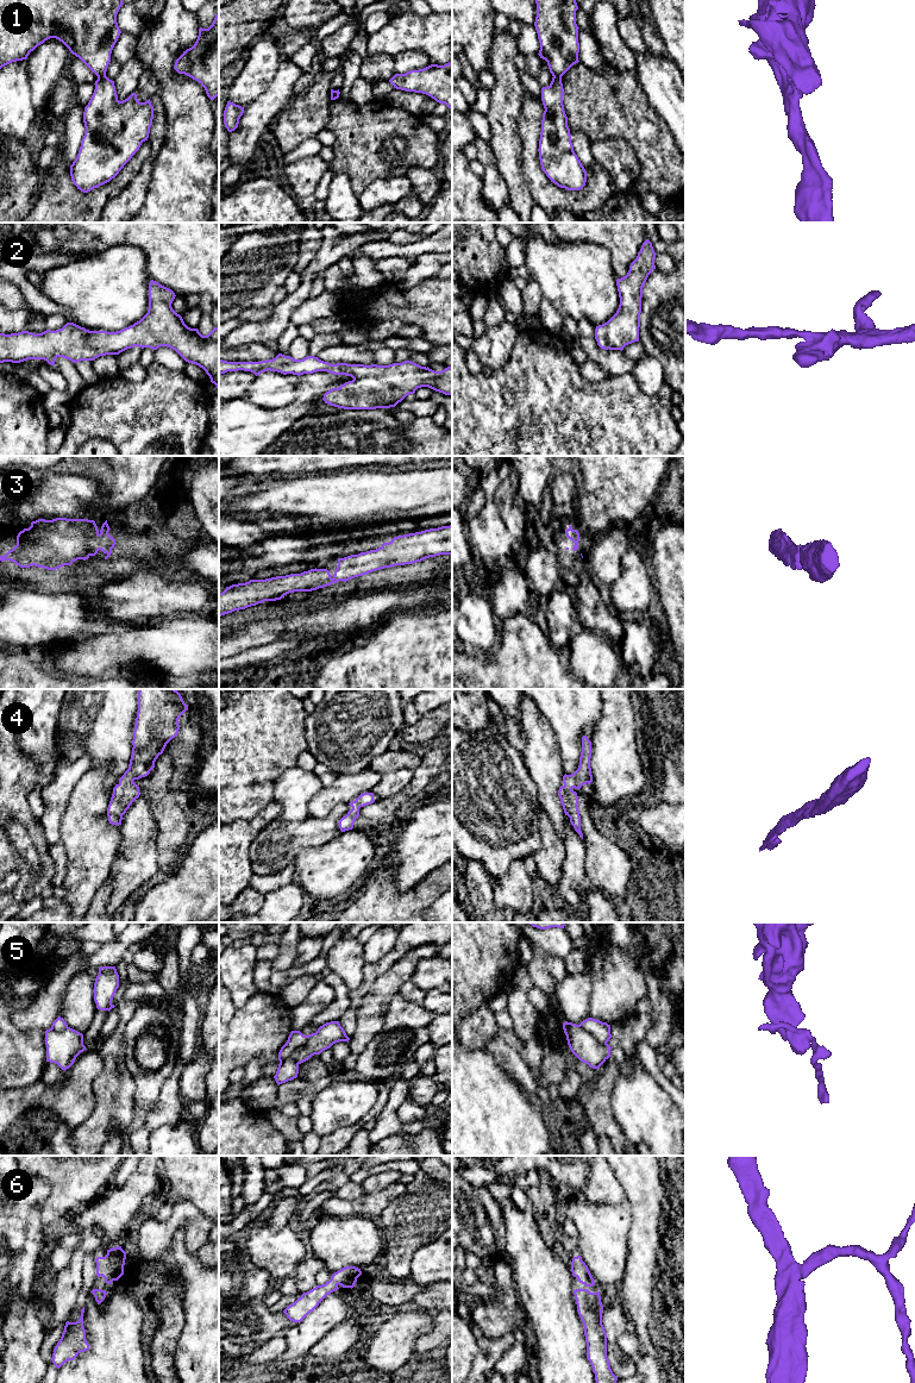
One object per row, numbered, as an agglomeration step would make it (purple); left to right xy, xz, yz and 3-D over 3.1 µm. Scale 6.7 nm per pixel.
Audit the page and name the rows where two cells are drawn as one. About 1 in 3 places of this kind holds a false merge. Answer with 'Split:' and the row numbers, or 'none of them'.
Split: 1, 5

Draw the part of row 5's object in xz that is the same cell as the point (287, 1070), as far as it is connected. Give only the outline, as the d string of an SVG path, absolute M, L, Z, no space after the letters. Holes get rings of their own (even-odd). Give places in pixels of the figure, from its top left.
M296 1052L287 1060L278 1064L276 1075L274 1076L276 1083L280 1085L297 1077L299 1063L296 1060Z

